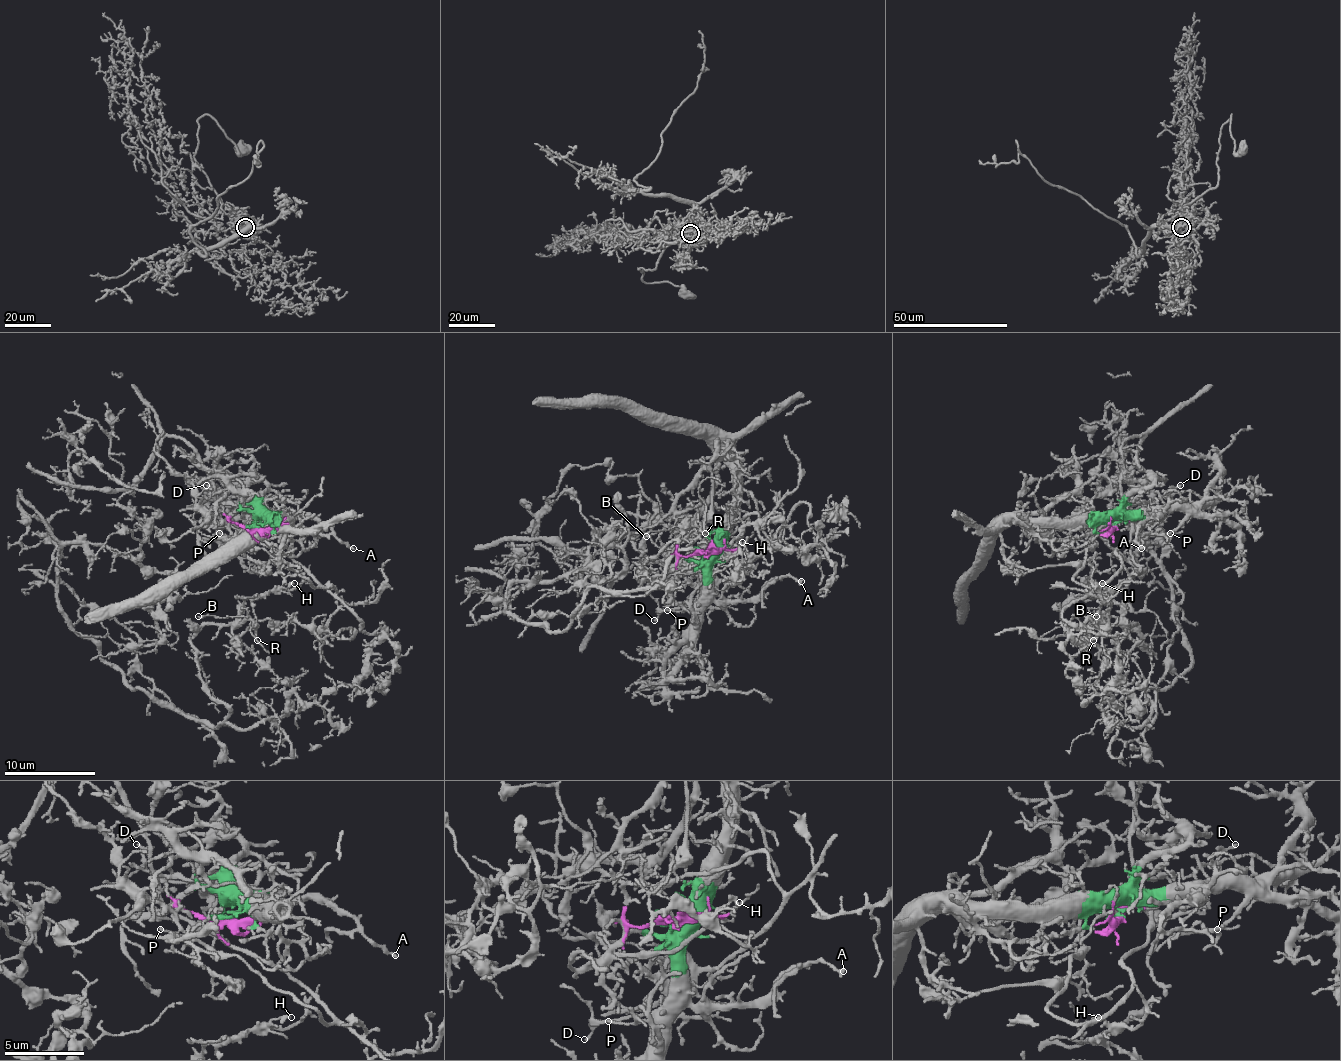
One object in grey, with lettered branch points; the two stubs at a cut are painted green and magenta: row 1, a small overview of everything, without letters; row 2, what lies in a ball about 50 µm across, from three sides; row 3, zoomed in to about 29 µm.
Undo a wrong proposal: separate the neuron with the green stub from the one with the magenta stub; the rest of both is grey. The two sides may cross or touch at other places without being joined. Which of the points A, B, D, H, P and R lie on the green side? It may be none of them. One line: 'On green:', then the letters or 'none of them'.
On green: A, D, P

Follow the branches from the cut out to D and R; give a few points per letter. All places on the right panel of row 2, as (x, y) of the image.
D: (1112, 528), (1121, 519), (1158, 514), (1169, 503), (1169, 493), (1181, 484)
R: (1112, 528), (1130, 523), (1117, 551), (1128, 585), (1105, 596), (1121, 619), (1098, 619), (1094, 640)

